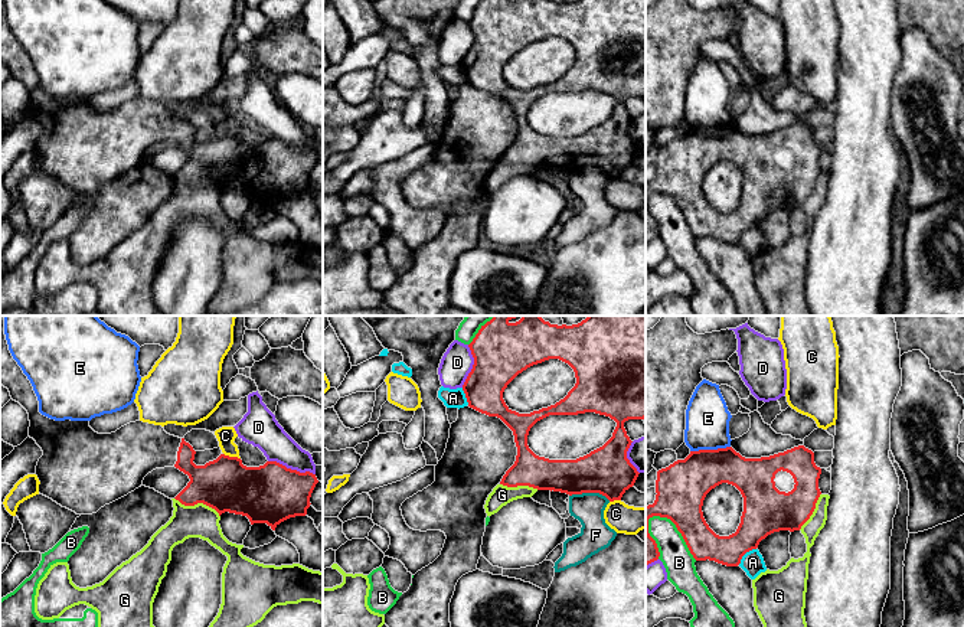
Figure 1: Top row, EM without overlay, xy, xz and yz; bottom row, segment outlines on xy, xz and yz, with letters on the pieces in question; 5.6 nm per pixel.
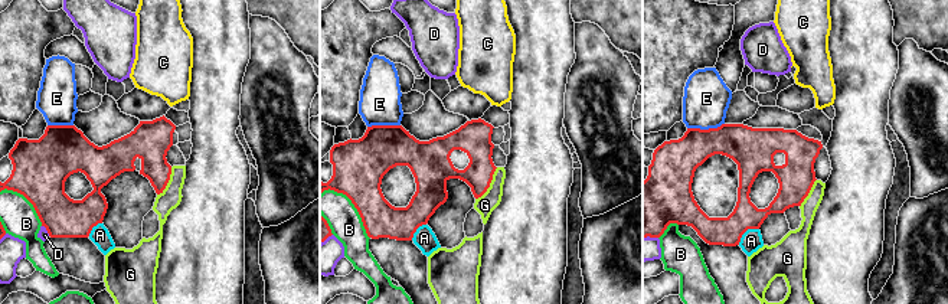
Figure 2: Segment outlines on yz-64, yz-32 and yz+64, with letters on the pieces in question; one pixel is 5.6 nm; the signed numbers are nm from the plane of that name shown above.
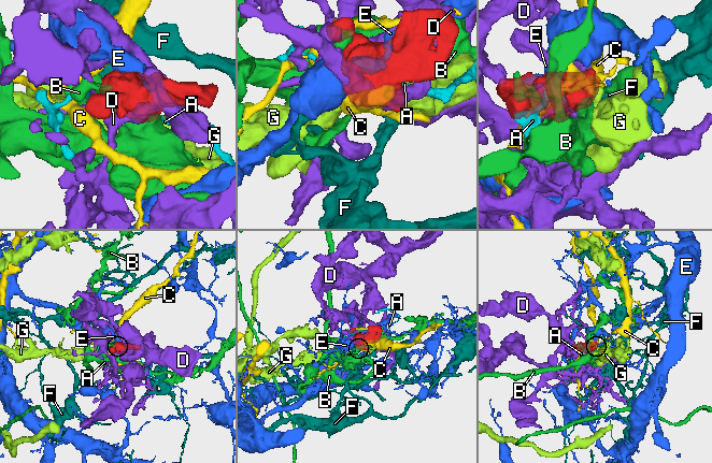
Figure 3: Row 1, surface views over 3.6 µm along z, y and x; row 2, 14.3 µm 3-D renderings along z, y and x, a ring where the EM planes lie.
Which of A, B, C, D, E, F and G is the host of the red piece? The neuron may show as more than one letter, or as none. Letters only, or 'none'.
none

